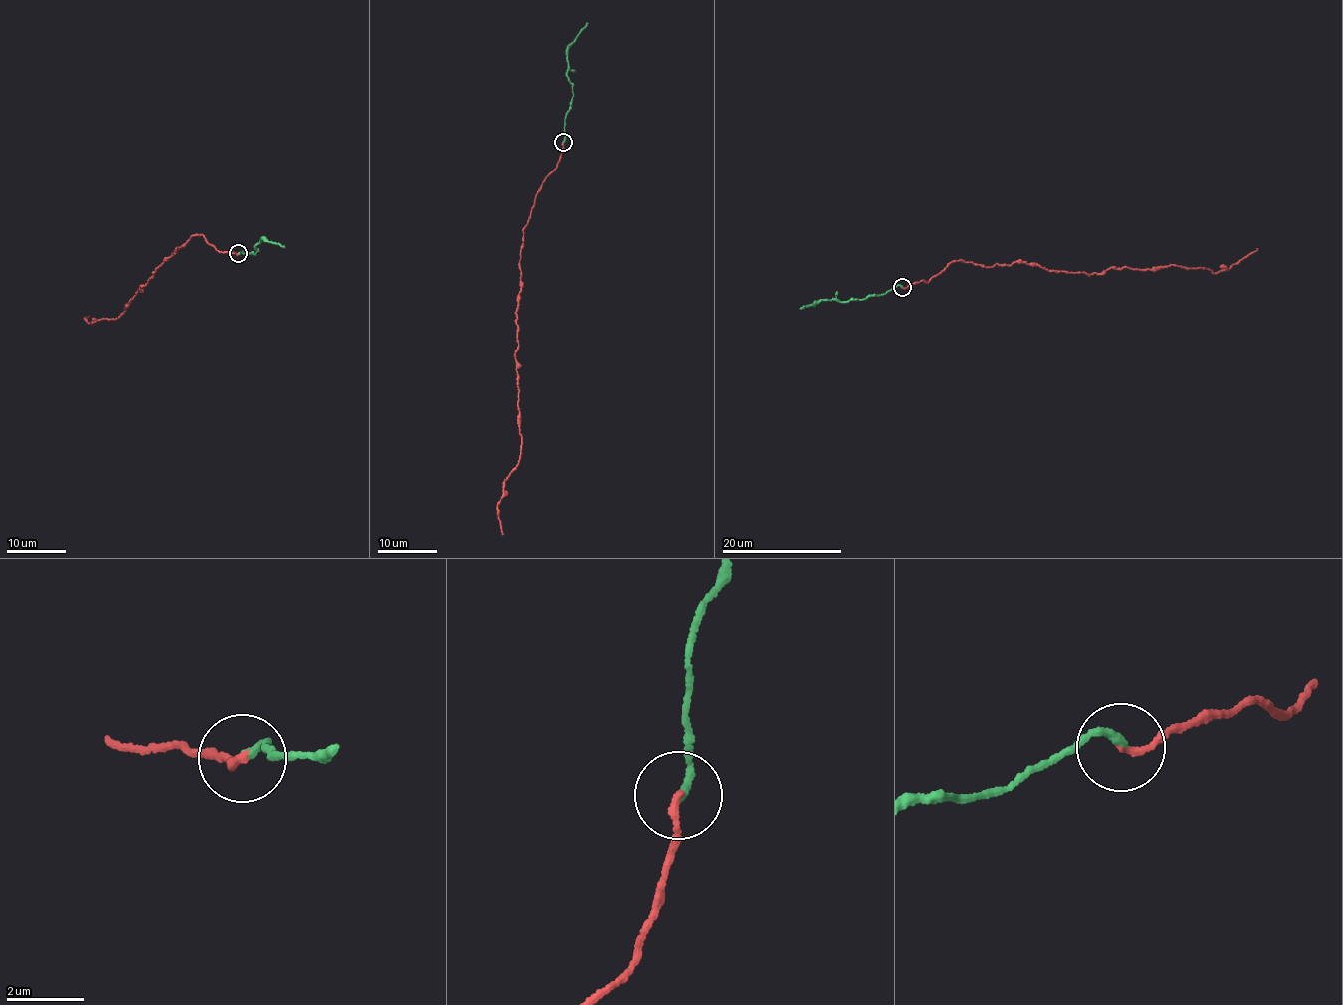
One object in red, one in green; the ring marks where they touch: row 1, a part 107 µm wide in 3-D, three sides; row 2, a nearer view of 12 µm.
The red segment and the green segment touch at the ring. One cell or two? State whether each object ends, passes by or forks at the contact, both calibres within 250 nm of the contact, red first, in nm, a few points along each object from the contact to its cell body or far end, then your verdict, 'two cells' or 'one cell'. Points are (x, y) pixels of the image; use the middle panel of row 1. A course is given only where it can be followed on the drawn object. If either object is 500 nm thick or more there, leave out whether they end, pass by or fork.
red ends there; green ends there; 190 nm thick on the red side, 190 nm on the other; red runs (564, 141), (557, 167), (536, 193), (522, 230), (514, 356), (522, 451), (504, 485), (497, 512), (503, 534); green runs (564, 141), (564, 121), (573, 95), (567, 75), (567, 51), (587, 22); one cell

